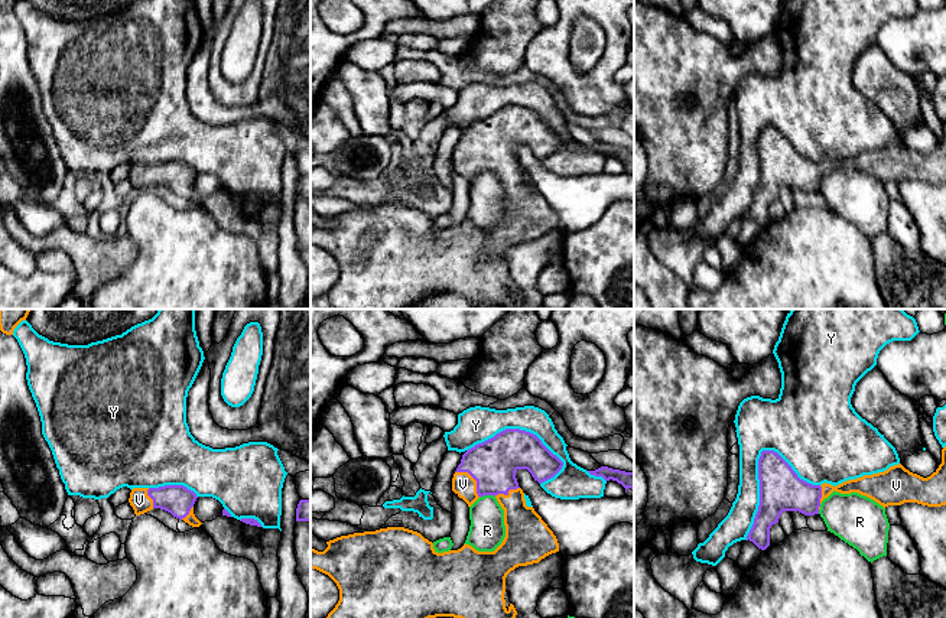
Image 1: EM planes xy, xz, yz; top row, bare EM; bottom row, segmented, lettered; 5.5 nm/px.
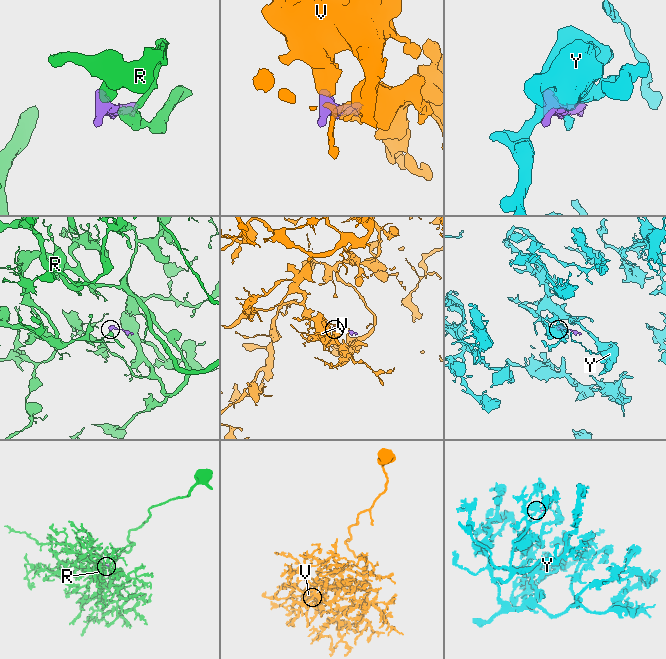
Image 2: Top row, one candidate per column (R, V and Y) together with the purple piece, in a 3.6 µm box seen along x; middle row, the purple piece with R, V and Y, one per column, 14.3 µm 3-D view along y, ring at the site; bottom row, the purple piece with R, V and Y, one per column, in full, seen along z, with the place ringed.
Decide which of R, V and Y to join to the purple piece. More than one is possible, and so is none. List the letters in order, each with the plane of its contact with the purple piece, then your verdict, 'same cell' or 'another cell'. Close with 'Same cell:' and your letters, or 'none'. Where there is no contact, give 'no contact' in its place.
R: contact in xz; another cell
V: contact in xz; same cell
Y: contact in yz; another cell
Same cell: V

